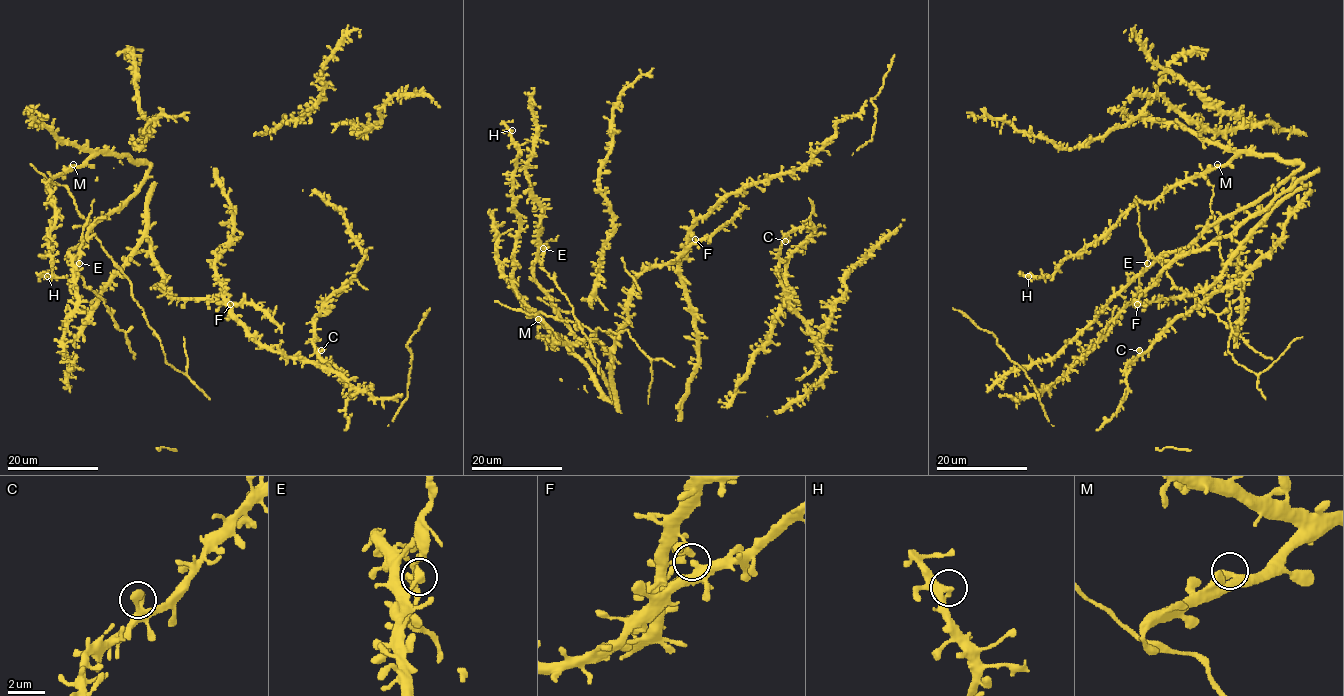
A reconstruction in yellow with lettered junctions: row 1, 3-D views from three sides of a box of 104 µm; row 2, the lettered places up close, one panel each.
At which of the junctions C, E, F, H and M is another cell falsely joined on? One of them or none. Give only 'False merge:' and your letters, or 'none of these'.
False merge: E

